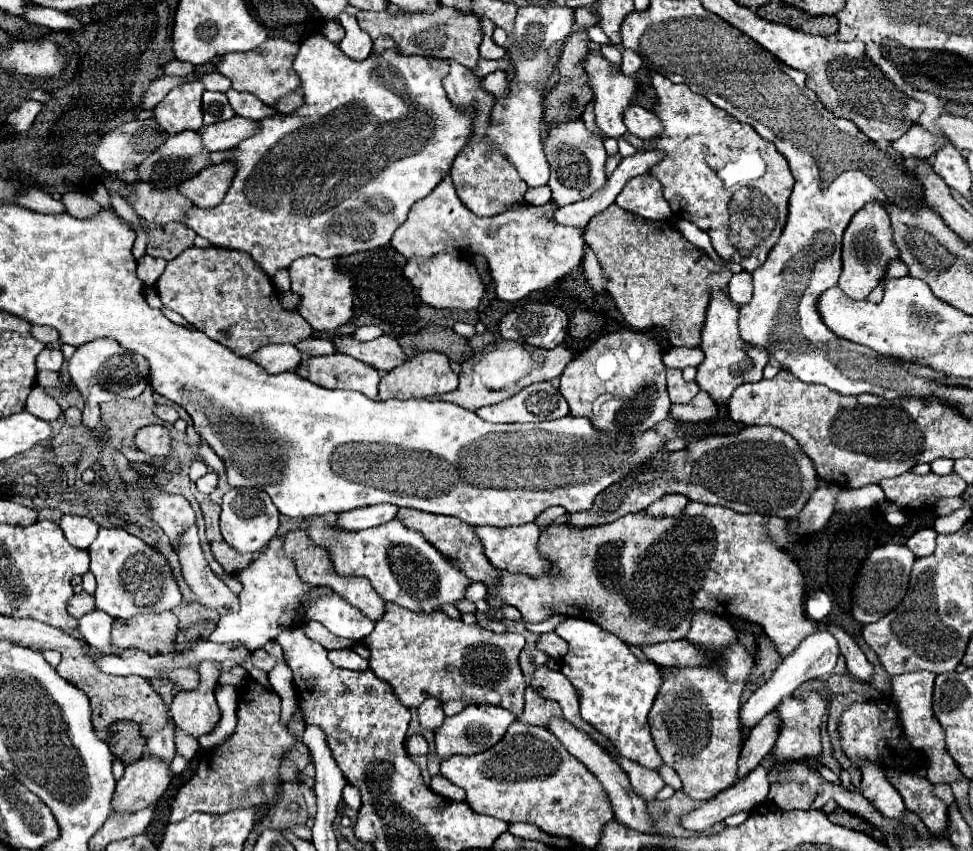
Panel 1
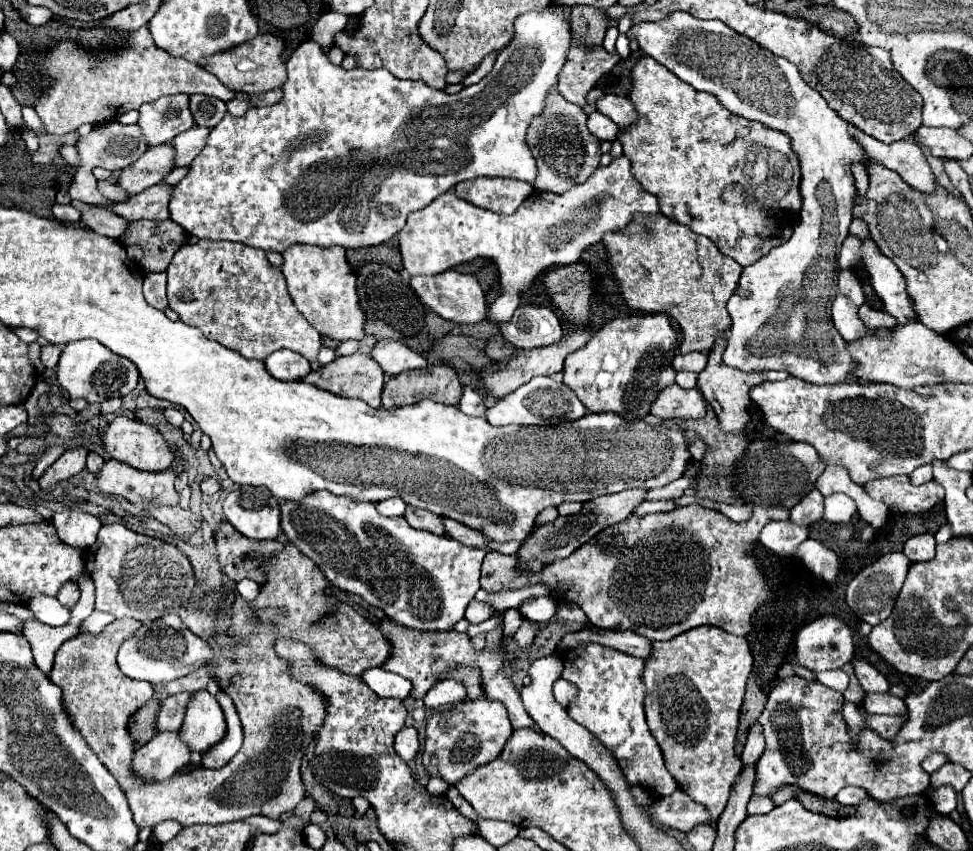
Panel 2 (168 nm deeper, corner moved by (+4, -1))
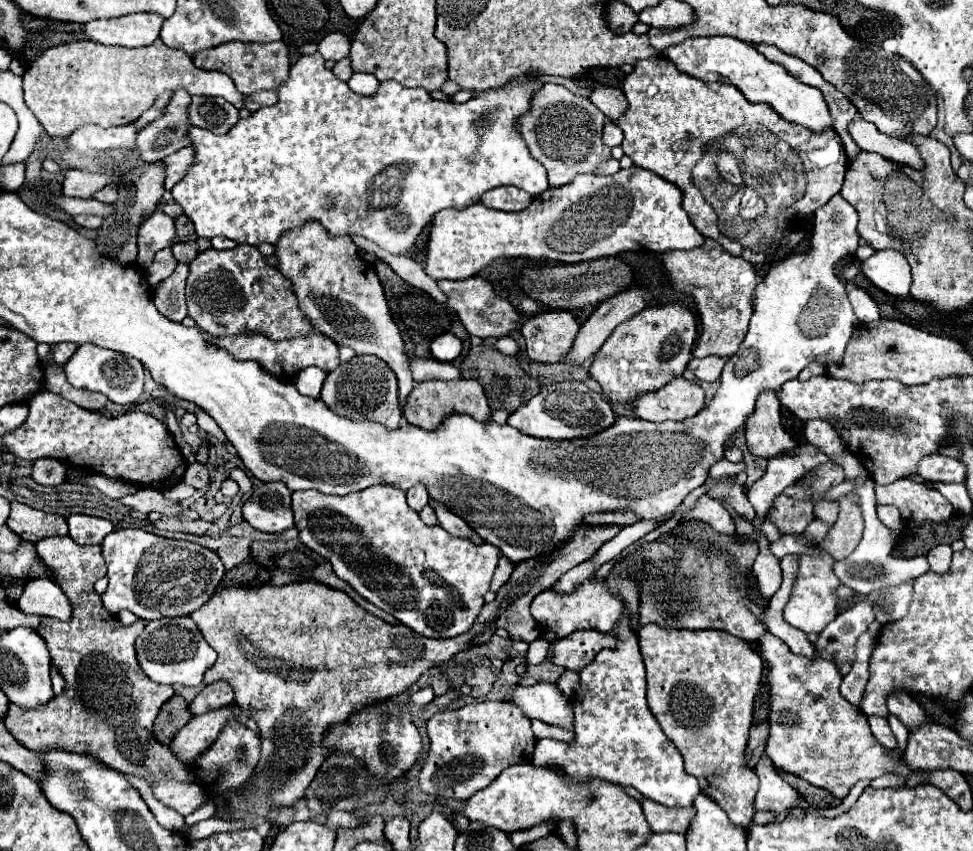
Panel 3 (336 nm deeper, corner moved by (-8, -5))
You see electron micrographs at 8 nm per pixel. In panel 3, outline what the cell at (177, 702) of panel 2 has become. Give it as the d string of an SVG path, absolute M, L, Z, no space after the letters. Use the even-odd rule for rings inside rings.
M214 681L196 695L196 699L190 703L190 711L192 715L202 715L204 711L226 707L232 701L234 701L234 689L226 681Z

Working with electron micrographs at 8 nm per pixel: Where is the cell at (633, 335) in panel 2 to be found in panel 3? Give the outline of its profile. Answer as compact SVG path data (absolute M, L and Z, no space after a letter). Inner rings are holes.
M682 303L646 307L632 315L624 325L616 327L616 331L606 339L590 367L590 375L602 385L604 393L614 403L630 403L638 393L654 391L674 377L682 377L688 361L692 359L696 335L696 315L690 307Z

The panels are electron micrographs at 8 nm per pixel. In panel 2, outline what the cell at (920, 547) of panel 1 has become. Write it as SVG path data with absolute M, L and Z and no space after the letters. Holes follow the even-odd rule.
M922 533L922 535L914 535L904 543L904 553L910 561L918 563L918 561L928 561L934 557L934 535L930 533Z

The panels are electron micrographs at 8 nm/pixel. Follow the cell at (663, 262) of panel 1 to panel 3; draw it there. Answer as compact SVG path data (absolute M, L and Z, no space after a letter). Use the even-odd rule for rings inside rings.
M706 239L704 245L692 249L692 251L668 251L660 255L672 287L676 291L692 293L700 321L702 321L702 333L698 339L698 345L694 349L694 357L732 357L740 343L746 337L748 321L752 317L752 301L754 301L754 289L762 281L762 277L754 271L752 263L730 255L724 251L716 241Z

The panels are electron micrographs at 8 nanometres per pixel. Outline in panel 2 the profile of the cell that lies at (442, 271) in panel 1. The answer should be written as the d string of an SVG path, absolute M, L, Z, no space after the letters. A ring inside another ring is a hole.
M448 269L438 275L414 275L414 277L410 277L410 285L416 291L416 295L420 297L420 301L444 319L472 325L486 317L484 293L482 293L482 287L474 275L466 275L466 273Z

